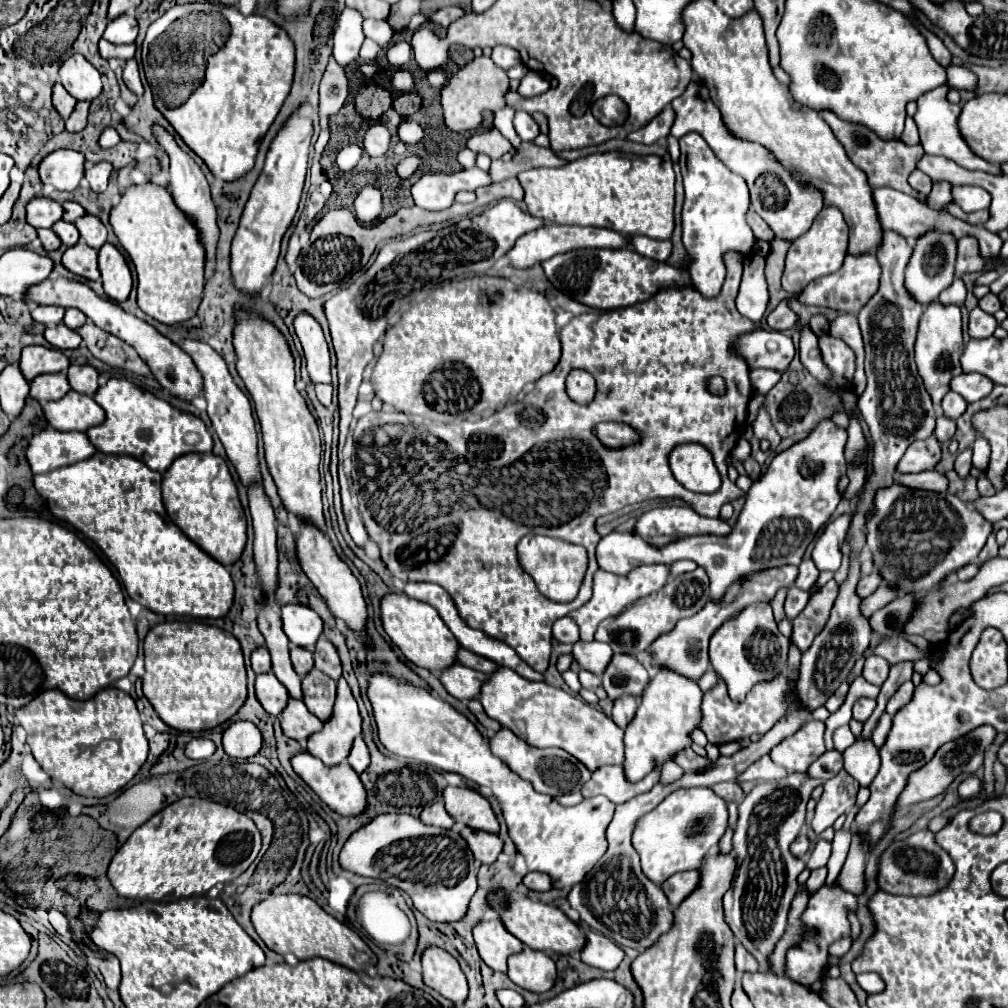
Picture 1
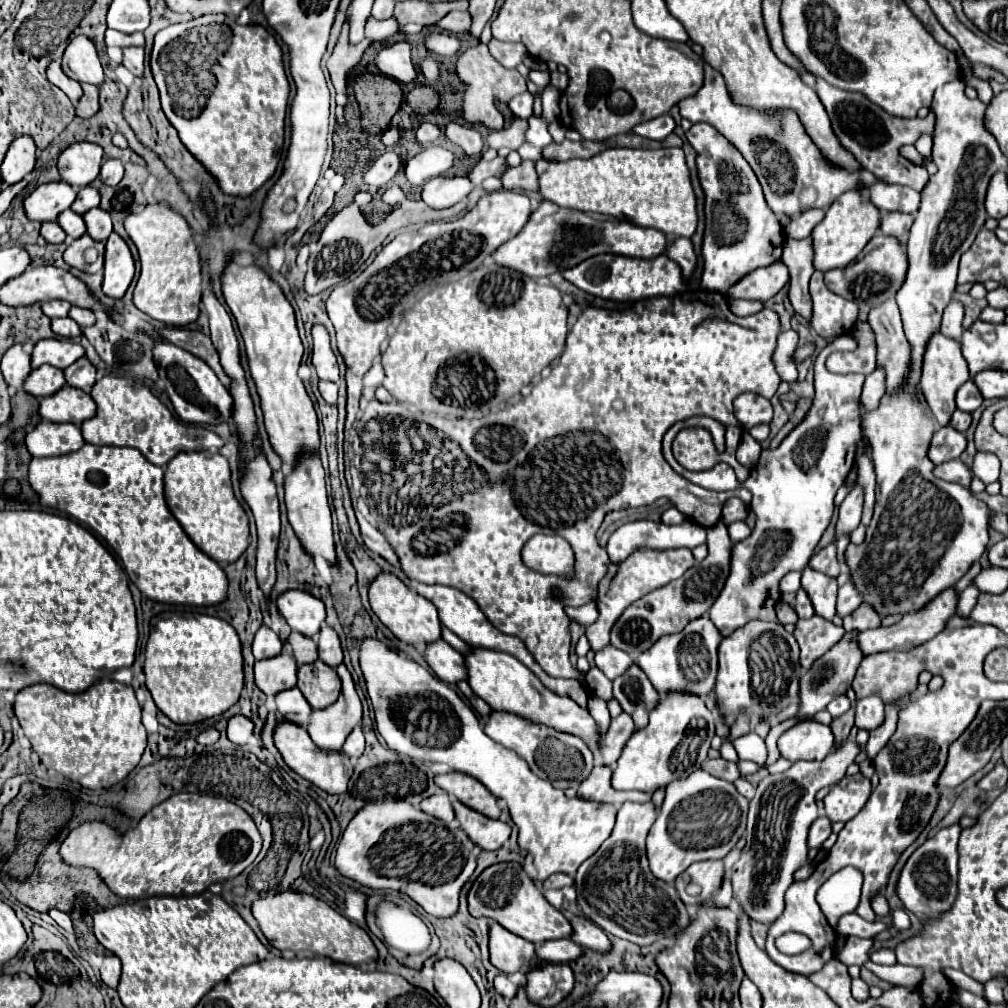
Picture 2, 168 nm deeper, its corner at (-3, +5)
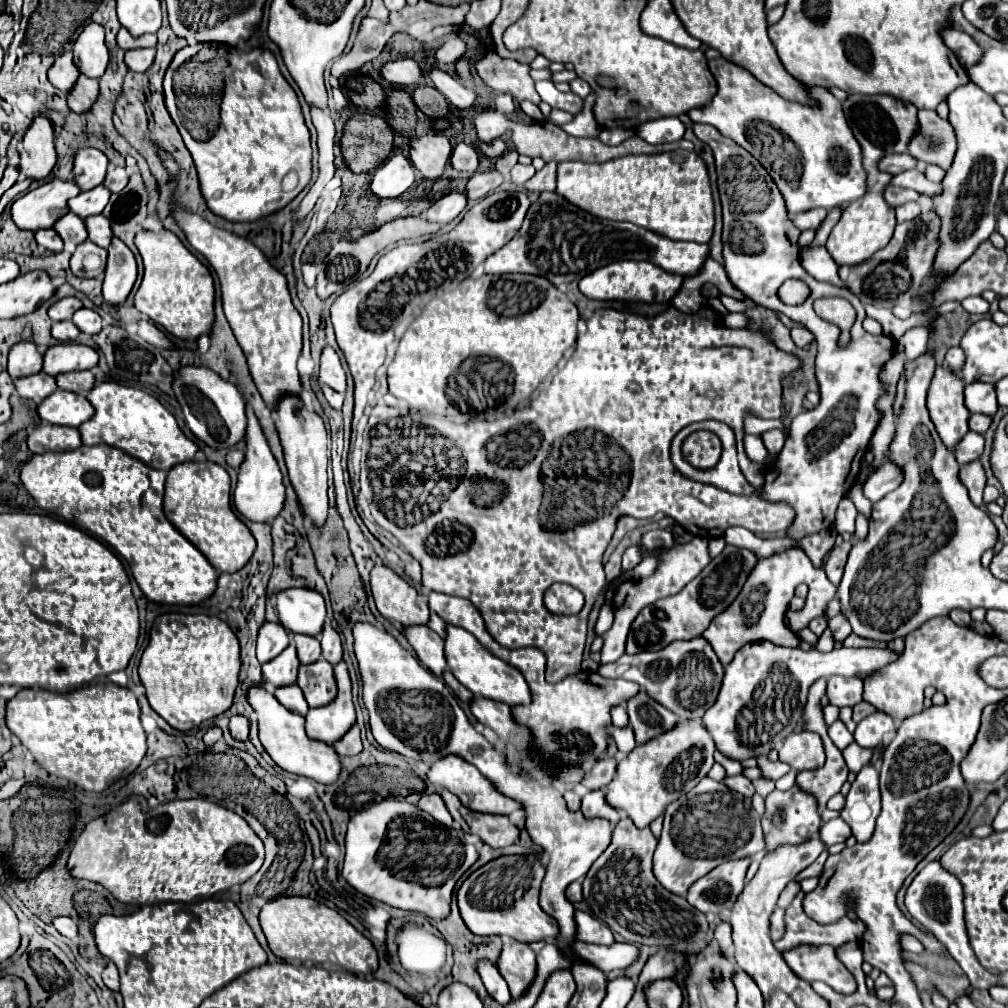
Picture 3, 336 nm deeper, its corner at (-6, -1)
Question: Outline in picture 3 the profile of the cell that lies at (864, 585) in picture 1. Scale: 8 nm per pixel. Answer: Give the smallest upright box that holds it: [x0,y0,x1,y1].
[828,614,852,642]

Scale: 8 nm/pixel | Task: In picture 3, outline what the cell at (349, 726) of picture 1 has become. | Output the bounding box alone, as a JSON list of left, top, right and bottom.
[306,662,356,744]

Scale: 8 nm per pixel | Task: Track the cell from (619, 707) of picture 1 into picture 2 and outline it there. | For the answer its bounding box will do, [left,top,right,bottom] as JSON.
[601,712,635,766]

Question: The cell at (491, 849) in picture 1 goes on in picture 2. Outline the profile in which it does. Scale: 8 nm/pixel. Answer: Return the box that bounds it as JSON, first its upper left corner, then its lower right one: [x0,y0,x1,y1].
[453,802,511,850]

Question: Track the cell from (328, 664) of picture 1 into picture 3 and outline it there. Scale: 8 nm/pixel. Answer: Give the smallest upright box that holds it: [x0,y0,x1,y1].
[322,624,342,666]

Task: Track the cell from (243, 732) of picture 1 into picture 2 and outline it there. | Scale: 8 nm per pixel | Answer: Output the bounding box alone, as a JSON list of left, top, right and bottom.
[227,716,253,744]

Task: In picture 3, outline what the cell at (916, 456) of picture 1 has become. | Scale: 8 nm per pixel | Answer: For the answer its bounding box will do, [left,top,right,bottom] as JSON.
[956,432,984,464]

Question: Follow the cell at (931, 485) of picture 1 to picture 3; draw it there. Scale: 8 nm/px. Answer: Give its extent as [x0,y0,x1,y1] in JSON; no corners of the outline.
[960,460,986,506]

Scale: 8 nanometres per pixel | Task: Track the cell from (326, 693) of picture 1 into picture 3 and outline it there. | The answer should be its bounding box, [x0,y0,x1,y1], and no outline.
[296,660,336,708]

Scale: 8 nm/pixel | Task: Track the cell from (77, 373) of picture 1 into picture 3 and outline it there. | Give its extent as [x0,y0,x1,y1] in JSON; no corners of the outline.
[56,370,94,396]

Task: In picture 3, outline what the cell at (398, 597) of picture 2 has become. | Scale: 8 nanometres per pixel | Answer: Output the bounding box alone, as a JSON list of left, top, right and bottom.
[370,562,430,626]

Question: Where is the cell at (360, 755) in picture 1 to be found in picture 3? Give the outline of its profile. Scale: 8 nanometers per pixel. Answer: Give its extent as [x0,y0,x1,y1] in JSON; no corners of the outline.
[334,724,362,756]

